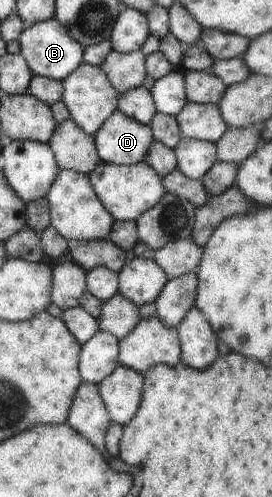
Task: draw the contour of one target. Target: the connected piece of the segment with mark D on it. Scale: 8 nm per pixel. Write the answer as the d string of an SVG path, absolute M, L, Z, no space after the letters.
M118 109L95 133L98 156L112 164L142 162L154 143L153 128Z

